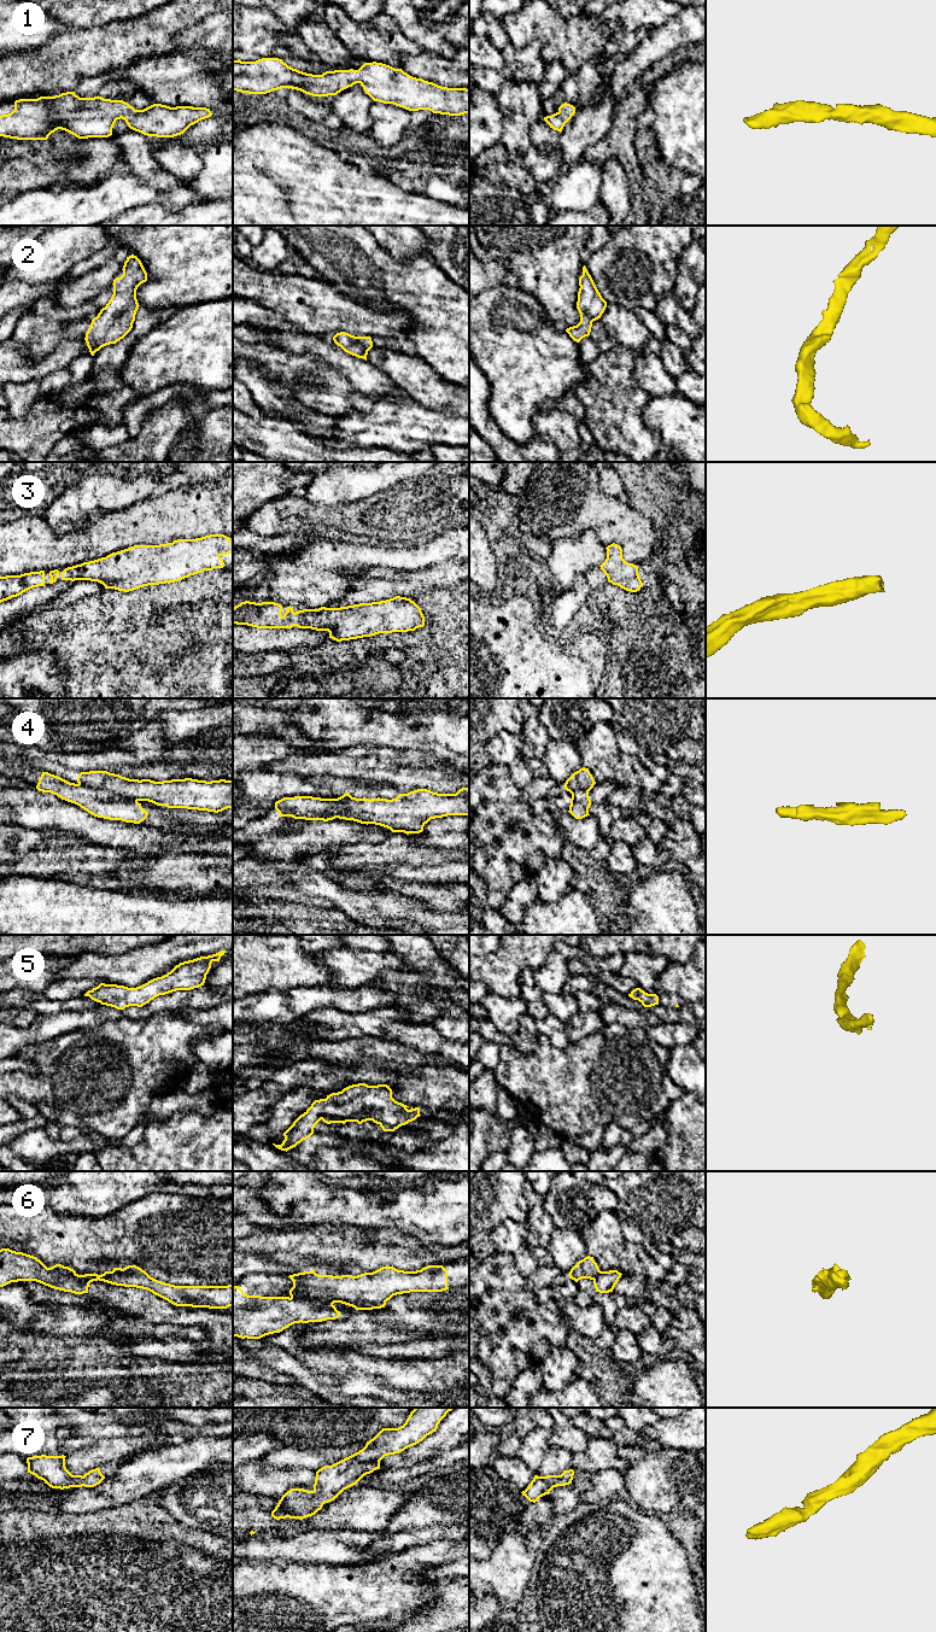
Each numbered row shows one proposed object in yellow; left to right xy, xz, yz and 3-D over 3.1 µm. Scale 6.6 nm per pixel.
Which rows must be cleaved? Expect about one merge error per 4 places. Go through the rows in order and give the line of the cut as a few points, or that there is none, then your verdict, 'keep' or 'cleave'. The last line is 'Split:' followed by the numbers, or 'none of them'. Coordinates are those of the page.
1: cut none; keep
2: cut none; keep
3: cut none; keep
4: cut xy (79, 783), (86, 787), (101, 788), (136, 801); cleave
5: cut none; keep
6: cut xz (291, 1297), (317, 1298), (332, 1304); cleave
7: cut none; keep
Split: 4, 6

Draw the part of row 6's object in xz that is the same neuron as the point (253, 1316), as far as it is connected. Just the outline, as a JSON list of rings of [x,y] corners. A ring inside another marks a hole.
[[[239,1286],[233,1287],[233,1336],[241,1339],[261,1339],[294,1323],[335,1320],[340,1314],[333,1304],[318,1299],[247,1295]]]

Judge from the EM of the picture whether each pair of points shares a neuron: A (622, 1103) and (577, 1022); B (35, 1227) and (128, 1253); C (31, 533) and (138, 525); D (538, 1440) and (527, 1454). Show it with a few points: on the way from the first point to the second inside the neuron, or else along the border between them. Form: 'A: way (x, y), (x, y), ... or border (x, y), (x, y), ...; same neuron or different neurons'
A: border (606, 1027), (578, 1041), (569, 1042); different neurons
B: way (58, 1238), (82, 1244), (105, 1244); same neuron
C: way (58, 542), (92, 542), (105, 532), (111, 531); same neuron
D: way (537, 1444), (531, 1450); same neuron

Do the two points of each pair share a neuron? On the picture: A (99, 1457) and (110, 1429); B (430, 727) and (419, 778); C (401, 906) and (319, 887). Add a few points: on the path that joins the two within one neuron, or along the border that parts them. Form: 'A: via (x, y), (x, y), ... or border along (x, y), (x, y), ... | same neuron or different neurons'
A: border along (134, 1435), (100, 1438), (80, 1450) | different neurons
B: border along (426, 755), (431, 755), (451, 767) | different neurons
C: via (380, 906), (373, 904), (350, 904), (339, 896) | same neuron

